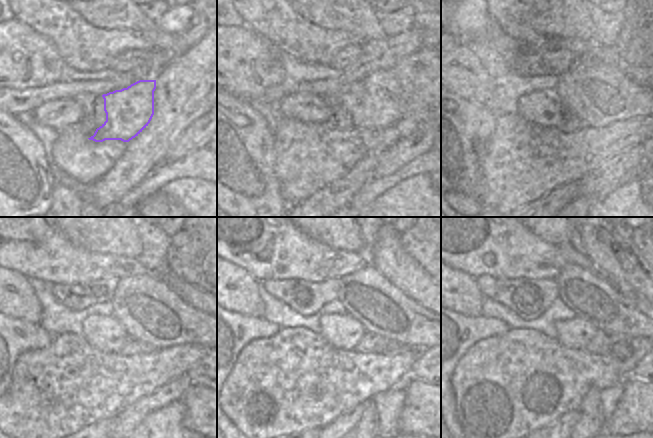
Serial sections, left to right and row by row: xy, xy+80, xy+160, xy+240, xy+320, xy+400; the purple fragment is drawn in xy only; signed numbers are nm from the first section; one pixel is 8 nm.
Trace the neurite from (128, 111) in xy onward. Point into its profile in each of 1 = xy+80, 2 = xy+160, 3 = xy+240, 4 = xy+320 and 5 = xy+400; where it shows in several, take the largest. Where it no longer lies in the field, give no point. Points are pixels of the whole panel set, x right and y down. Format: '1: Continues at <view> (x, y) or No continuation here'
1: Continues at xy+80 (375, 102)
2: Continues at xy+160 (602, 95)
3: Continues at xy+240 (149, 311)
4: Continues at xy+320 (367, 296)
5: Continues at xy+400 (591, 297)

